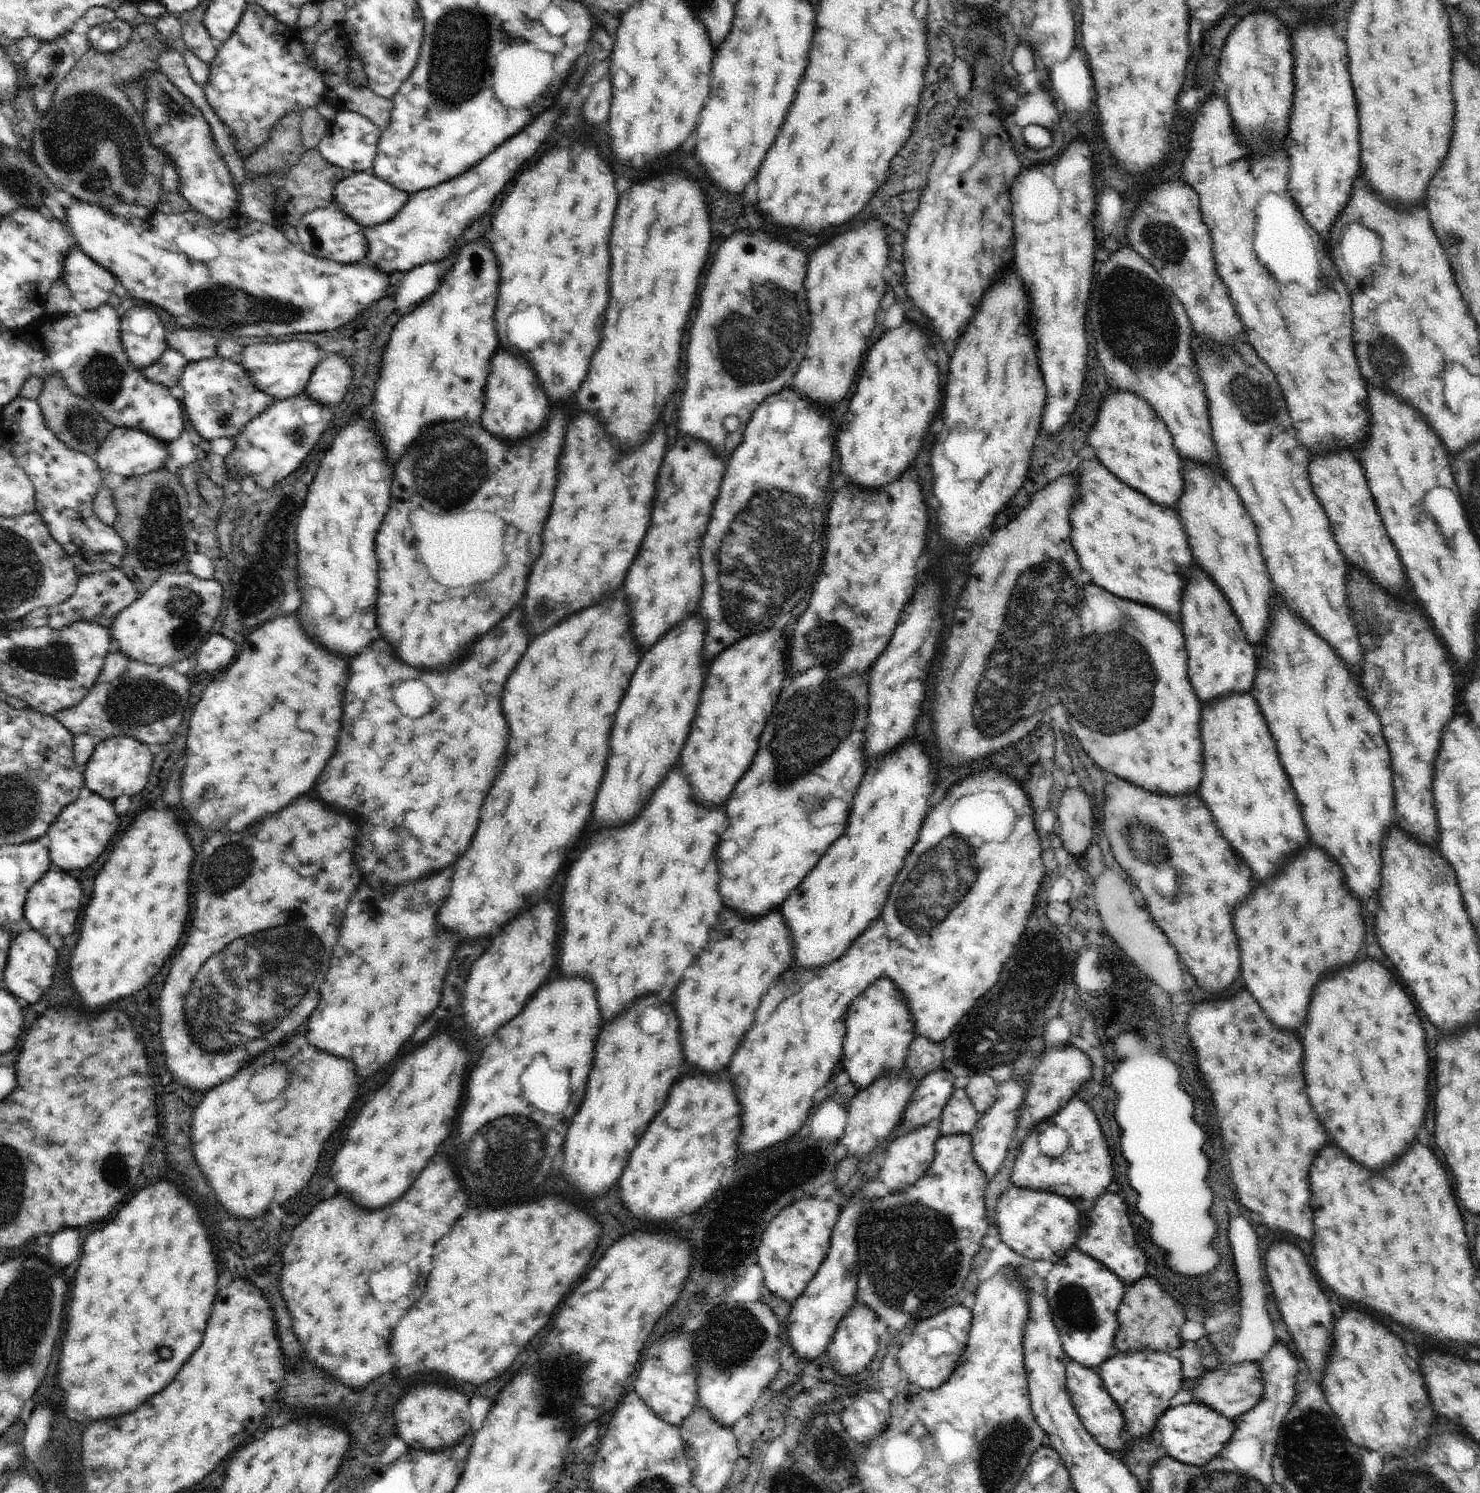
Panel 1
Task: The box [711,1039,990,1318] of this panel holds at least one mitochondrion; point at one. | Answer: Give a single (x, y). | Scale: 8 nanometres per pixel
(910, 1250)

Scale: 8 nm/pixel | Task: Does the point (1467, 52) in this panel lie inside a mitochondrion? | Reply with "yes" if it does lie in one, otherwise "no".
no

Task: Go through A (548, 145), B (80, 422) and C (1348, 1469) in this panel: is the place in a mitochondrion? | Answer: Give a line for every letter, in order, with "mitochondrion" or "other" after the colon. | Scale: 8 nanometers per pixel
A: other
B: mitochondrion
C: mitochondrion

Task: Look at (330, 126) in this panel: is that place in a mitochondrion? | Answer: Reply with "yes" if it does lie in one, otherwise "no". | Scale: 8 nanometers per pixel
no

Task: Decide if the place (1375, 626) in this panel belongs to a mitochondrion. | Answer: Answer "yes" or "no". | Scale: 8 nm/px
yes

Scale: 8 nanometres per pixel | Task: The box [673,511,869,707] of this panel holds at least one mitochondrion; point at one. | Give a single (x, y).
(827, 642)

